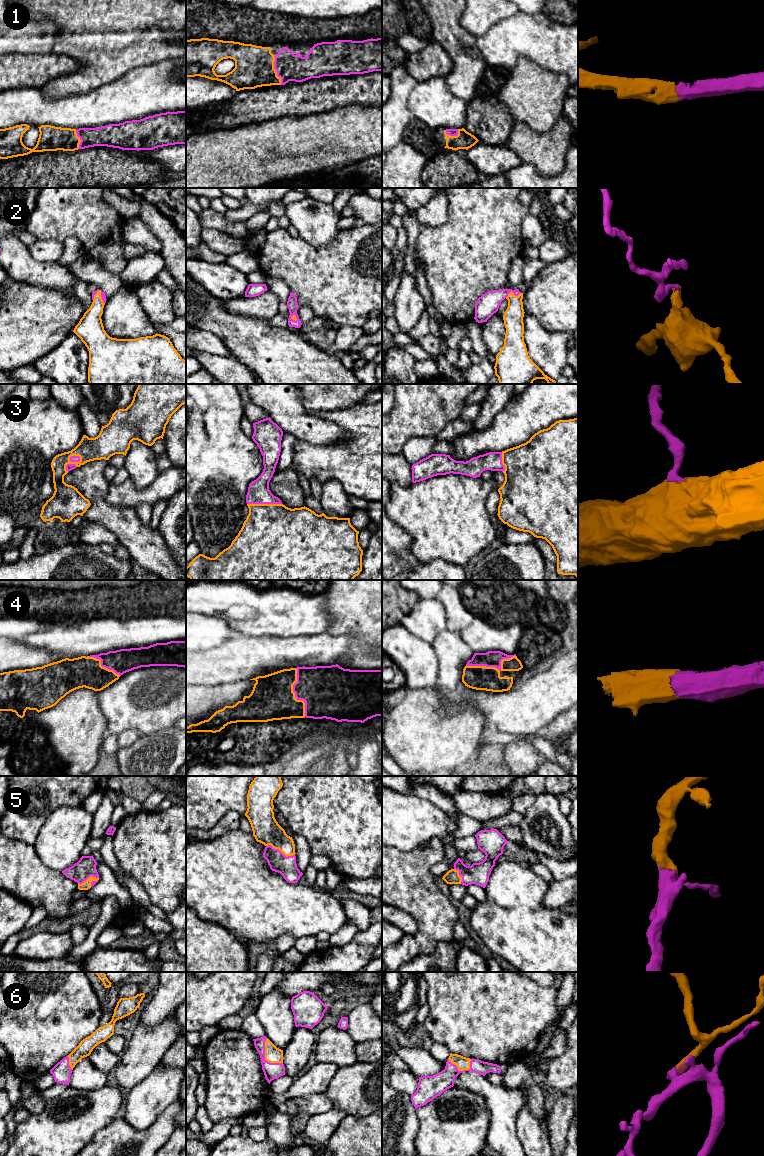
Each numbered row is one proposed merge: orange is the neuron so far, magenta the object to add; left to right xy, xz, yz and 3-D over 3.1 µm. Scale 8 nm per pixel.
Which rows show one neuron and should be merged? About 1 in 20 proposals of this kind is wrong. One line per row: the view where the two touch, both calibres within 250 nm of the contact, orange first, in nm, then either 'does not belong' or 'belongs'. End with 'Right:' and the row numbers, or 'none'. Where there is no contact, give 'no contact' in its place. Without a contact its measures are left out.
1: xz | 320/220 nm | belongs
2: yz | 160/170 nm | belongs
3: xz | 500/180 nm | belongs
4: yz | 190/130 nm | belongs
5: xz | 220/160 nm | belongs
6: xz | 130/130 nm | belongs
Right: 1, 2, 3, 4, 5, 6

